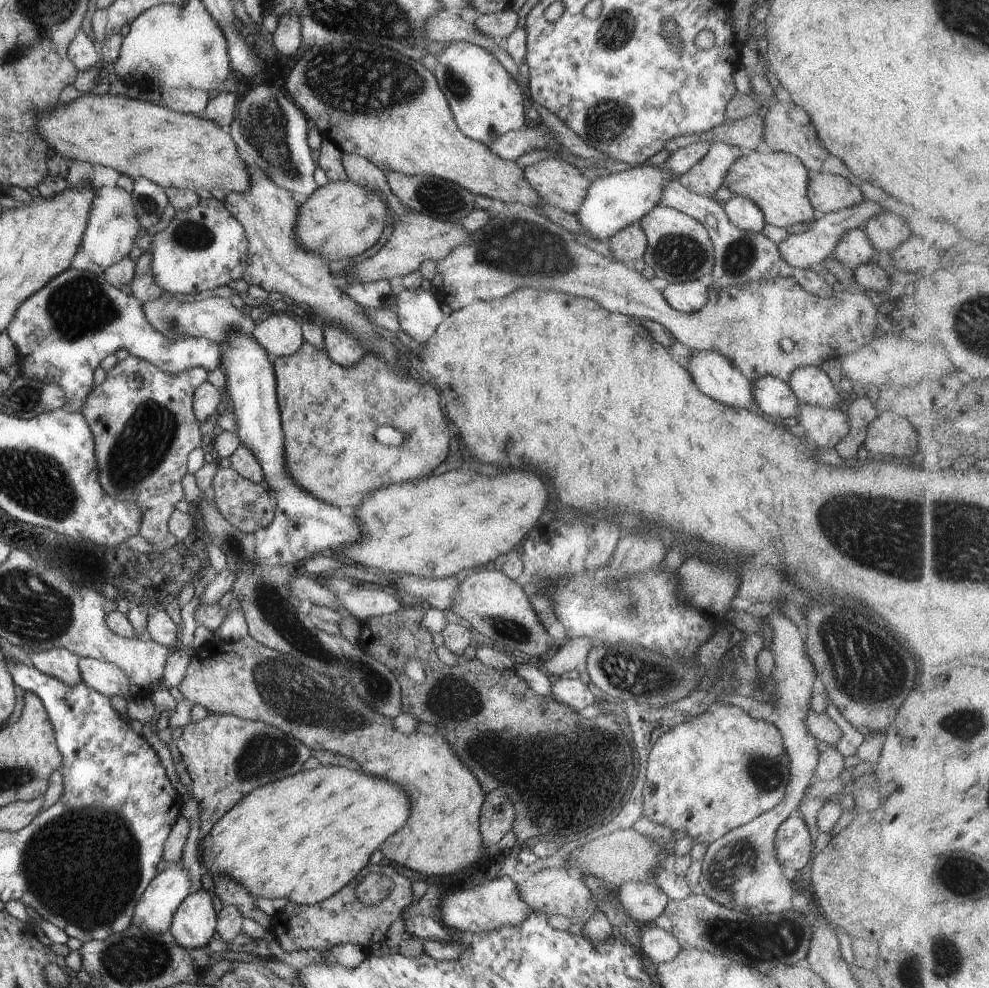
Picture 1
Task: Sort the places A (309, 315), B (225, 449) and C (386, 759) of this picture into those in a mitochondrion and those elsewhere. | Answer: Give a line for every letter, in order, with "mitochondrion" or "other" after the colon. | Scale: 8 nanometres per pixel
A: other
B: other
C: other

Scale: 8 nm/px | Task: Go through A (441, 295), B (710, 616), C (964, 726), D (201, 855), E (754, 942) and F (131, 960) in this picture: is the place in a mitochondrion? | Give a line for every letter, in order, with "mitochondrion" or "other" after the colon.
A: other
B: other
C: mitochondrion
D: other
E: mitochondrion
F: mitochondrion

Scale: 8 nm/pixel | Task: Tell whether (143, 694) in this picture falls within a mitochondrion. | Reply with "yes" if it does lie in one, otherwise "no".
no

